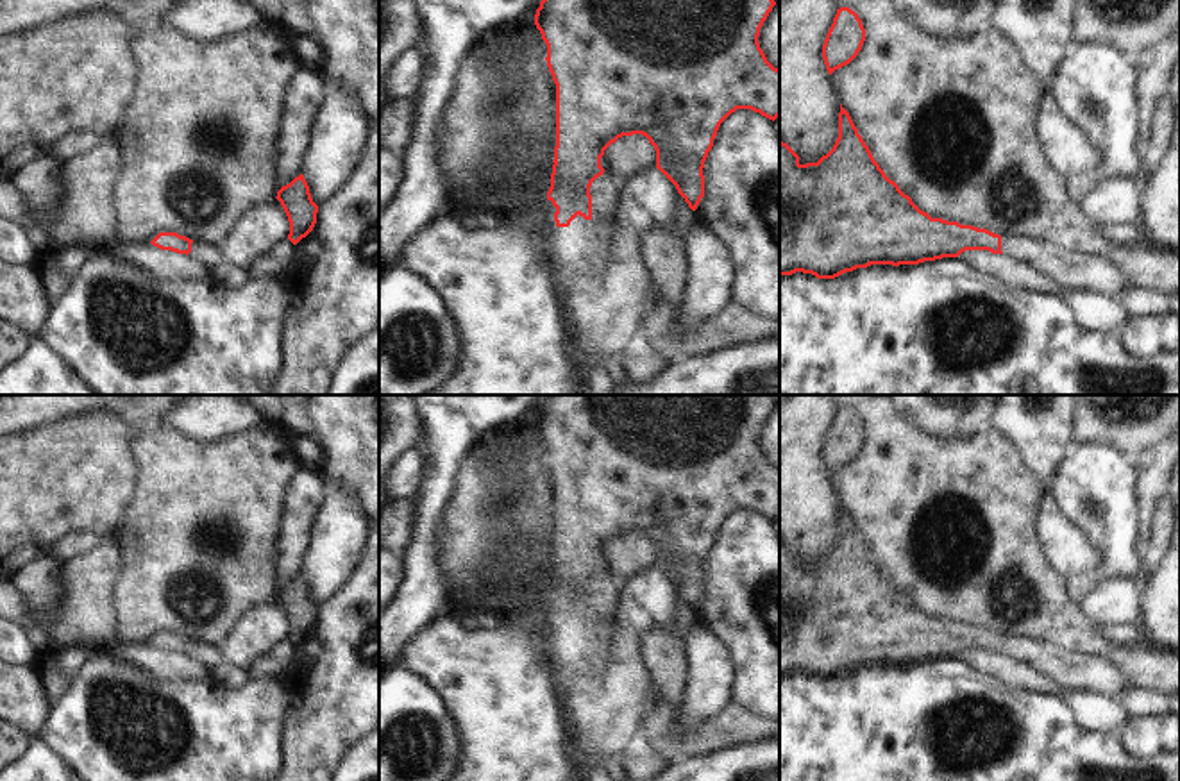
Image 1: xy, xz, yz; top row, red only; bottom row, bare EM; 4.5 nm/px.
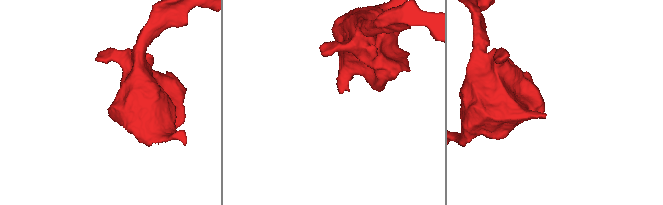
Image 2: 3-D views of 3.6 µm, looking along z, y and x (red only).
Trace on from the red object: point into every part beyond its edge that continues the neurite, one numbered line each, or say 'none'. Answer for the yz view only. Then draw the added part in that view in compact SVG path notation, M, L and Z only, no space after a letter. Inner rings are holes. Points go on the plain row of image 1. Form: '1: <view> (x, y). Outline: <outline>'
1: yz (1080, 671). Outline: M1001 636L1001 652L1023 663L1035 661L1062 688L1096 690L1112 699L1130 688L1121 668L1101 656L1071 652L1021 636Z

